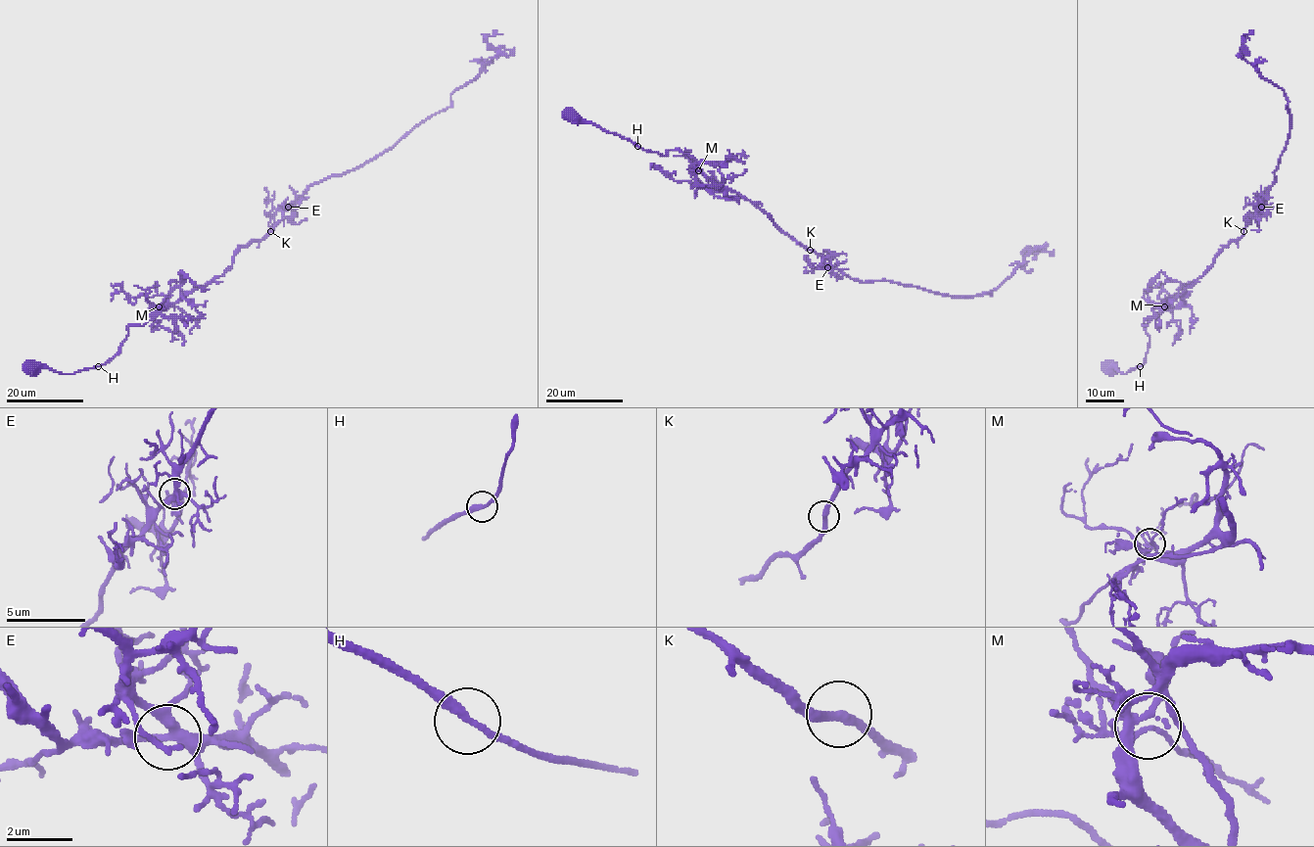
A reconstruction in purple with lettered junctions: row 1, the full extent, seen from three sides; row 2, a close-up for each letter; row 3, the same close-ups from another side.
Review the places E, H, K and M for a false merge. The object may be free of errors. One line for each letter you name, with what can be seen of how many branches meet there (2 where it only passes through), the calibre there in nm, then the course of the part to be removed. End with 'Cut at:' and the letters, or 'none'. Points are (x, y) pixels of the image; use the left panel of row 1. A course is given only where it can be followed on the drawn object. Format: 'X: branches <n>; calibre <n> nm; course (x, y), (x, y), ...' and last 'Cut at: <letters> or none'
H: branches 2; calibre 280 nm; course (98, 365), (60, 373), (48, 367), (25, 367), (23, 364)
Cut at: H

